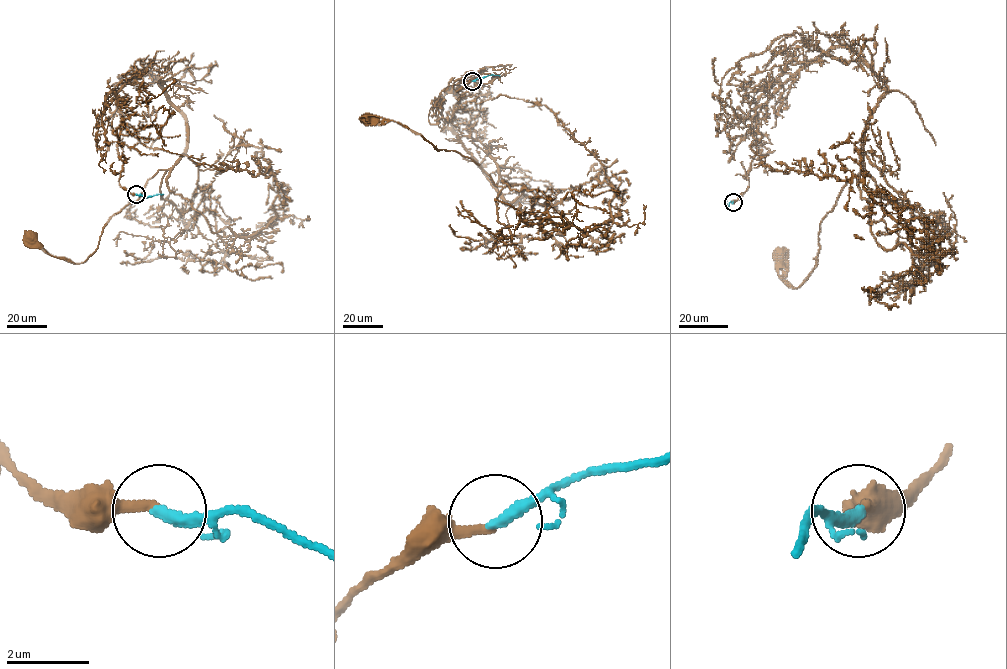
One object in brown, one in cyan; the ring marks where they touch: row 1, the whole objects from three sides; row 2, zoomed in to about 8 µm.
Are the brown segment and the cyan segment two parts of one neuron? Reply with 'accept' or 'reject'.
accept

